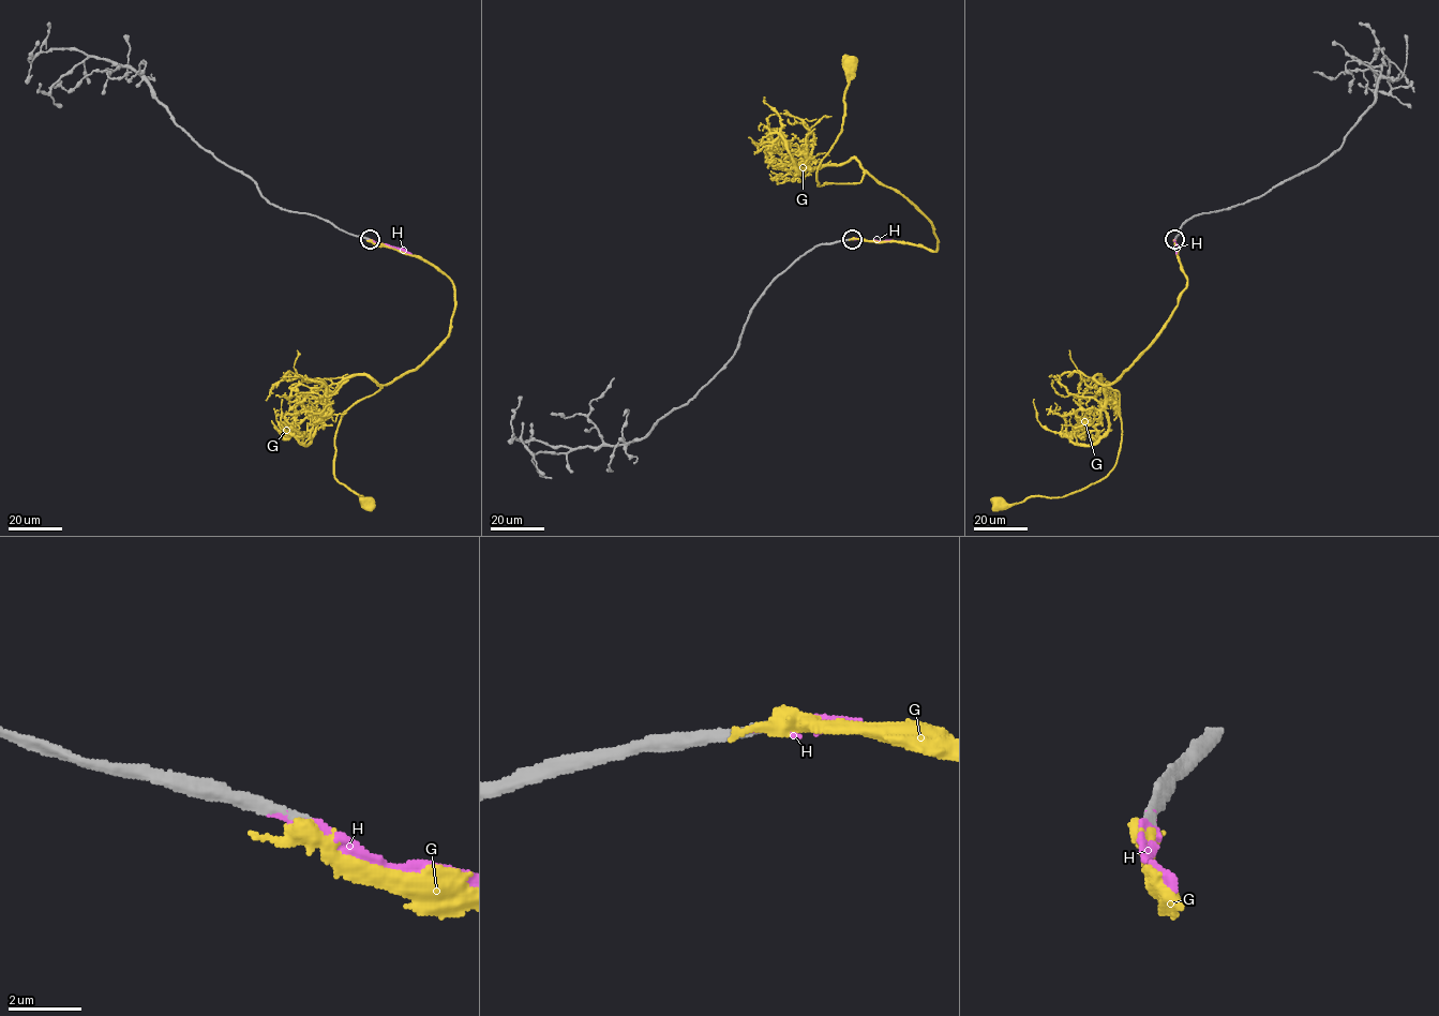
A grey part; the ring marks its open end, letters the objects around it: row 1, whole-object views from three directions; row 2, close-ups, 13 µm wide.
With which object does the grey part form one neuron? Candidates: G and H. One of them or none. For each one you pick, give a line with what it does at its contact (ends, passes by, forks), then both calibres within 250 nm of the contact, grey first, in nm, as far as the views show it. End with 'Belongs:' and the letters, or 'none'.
H: it ends there; 340 nm thick on the grey side, 280 nm on the other
Belongs: H

